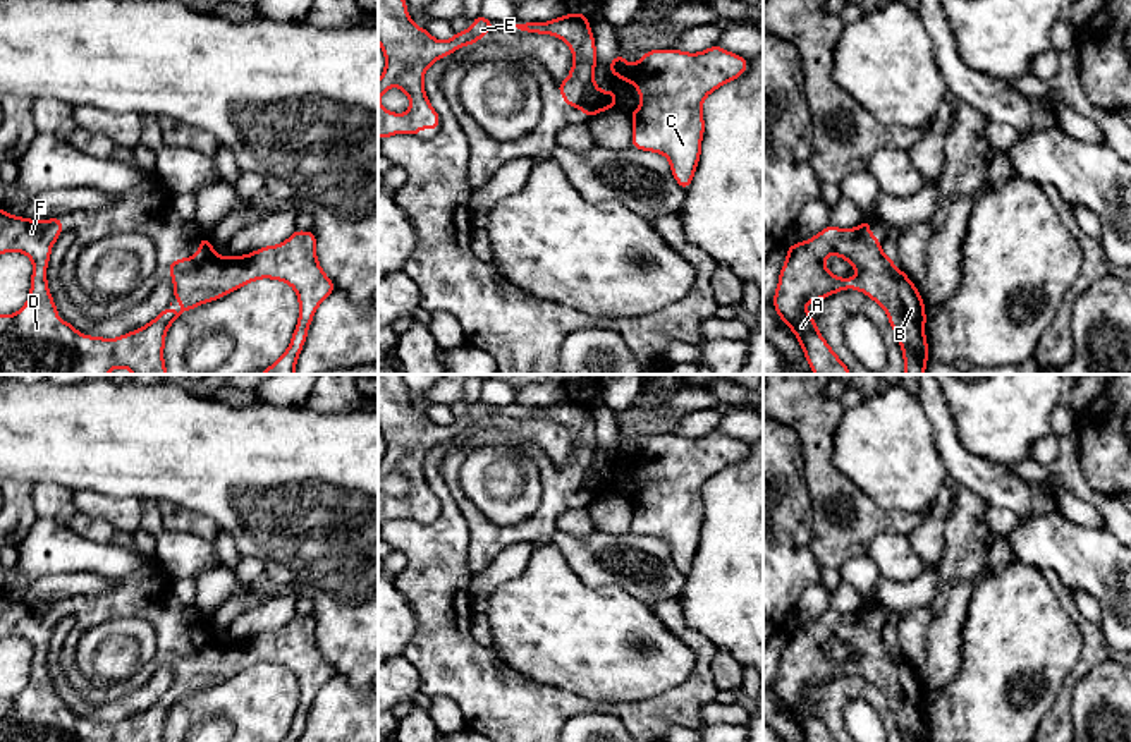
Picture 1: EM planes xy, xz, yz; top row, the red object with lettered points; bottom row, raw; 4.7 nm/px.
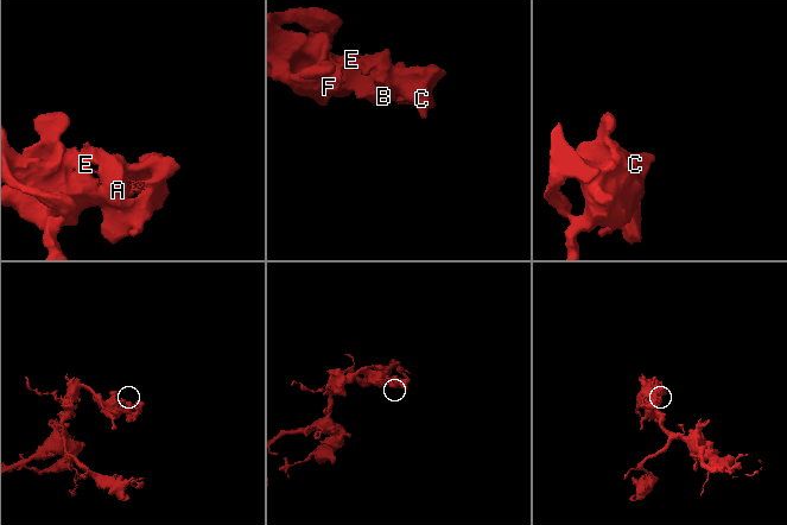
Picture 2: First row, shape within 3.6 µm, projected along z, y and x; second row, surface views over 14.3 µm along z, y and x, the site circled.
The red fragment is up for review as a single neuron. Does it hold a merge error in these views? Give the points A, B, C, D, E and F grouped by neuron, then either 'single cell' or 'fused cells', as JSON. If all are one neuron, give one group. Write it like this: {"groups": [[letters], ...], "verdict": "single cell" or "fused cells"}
{"groups": [["A", "B", "C", "D", "E", "F"]], "verdict": "single cell"}

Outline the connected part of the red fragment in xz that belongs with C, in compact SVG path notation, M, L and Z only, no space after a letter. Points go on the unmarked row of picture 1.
M717 429L700 438L681 435L646 436L633 452L619 438L608 450L612 460L633 467L639 476L641 490L629 500L634 510L633 532L662 538L670 546L676 567L688 575L696 556L705 505L701 488L722 469L737 464L748 455L748 445Z

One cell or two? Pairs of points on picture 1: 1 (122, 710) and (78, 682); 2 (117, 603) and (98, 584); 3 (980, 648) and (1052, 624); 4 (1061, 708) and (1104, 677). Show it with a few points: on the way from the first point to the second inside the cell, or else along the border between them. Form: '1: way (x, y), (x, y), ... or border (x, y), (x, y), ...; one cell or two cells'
1: border (62, 656), (66, 679), (83, 696); two cells
2: border (114, 579), (102, 593), (73, 596); two cells
3: way (997, 648), (1016, 648), (1035, 641); one cell
4: border (1095, 665), (1075, 687), (1071, 723); two cells

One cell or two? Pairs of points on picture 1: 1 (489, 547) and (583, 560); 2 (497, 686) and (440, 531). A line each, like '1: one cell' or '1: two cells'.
1: two cells
2: one cell

